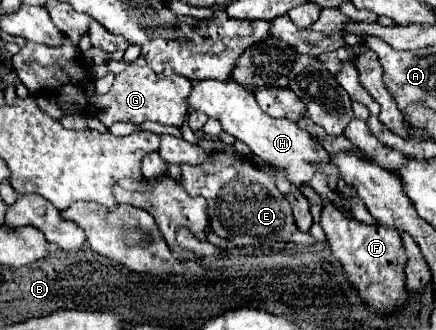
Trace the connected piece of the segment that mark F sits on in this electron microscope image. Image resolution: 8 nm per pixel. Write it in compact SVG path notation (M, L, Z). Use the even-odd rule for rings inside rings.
M325 201L321 211L321 227L327 235L333 255L343 265L347 279L359 291L361 299L375 311L391 311L405 301L405 251L399 231L383 225L367 225L347 217L333 201Z

